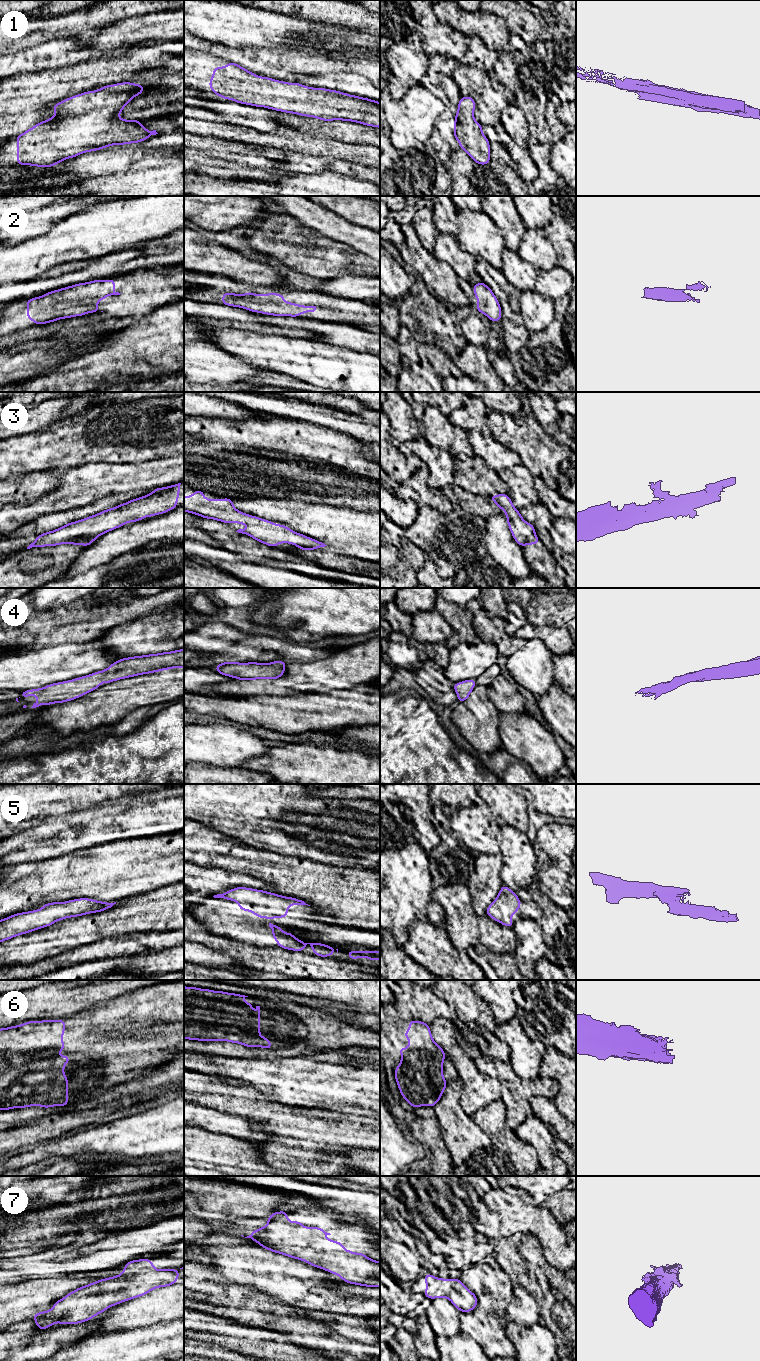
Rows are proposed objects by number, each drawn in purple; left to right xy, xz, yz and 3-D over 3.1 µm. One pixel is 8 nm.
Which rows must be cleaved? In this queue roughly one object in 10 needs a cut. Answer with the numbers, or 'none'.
none

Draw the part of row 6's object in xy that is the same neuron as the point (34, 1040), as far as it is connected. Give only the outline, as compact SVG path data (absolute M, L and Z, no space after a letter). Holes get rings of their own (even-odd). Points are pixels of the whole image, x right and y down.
M65 1020L28 1021L21 1025L0 1029L0 1110L26 1108L29 1106L68 1105L68 1078L64 1075L64 1065L70 1056L53 1056L53 1052L64 1051Z

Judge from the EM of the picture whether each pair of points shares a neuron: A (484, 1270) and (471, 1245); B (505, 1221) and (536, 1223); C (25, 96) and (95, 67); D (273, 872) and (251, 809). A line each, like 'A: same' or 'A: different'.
A: different
B: same
C: same
D: different

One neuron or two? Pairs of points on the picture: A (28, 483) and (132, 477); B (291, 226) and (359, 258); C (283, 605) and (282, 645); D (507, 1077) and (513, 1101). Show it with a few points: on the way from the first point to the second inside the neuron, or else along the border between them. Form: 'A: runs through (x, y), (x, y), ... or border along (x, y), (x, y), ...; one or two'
A: border along (61, 475), (59, 485), (42, 496); two
B: runs through (308, 242), (316, 242), (325, 249), (342, 254); one
C: border along (286, 636), (292, 641), (302, 644); two
D: runs through (510, 1083), (513, 1088), (513, 1095); one

